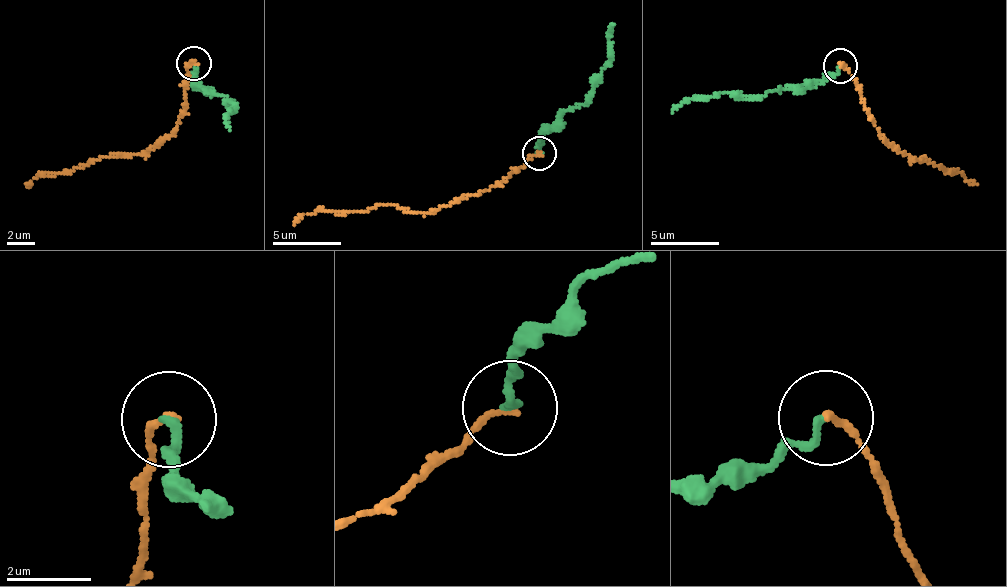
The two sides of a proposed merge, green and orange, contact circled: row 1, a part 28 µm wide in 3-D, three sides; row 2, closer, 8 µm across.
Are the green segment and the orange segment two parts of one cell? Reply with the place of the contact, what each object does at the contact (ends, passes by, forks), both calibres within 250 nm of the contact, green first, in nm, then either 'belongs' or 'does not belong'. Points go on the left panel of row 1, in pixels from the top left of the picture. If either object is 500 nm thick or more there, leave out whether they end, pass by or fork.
(193, 63) | green ends | orange ends | 200/150 nm | does not belong

